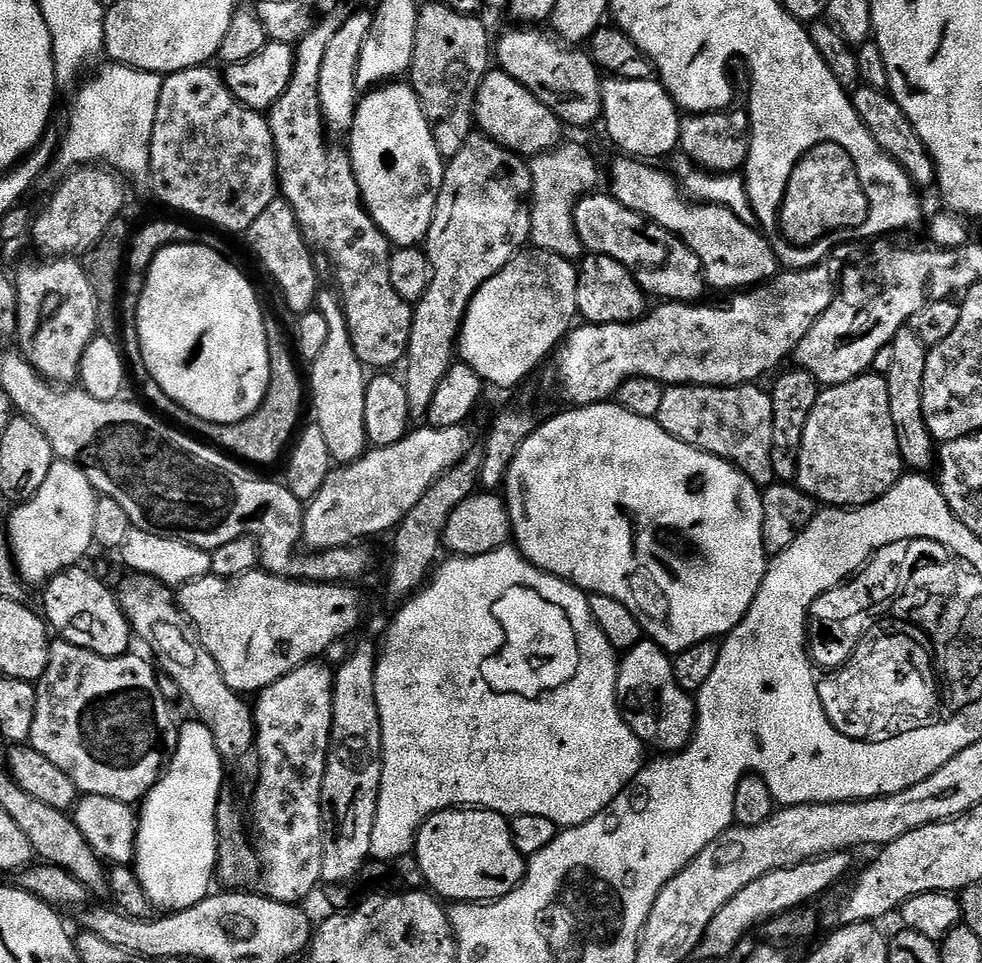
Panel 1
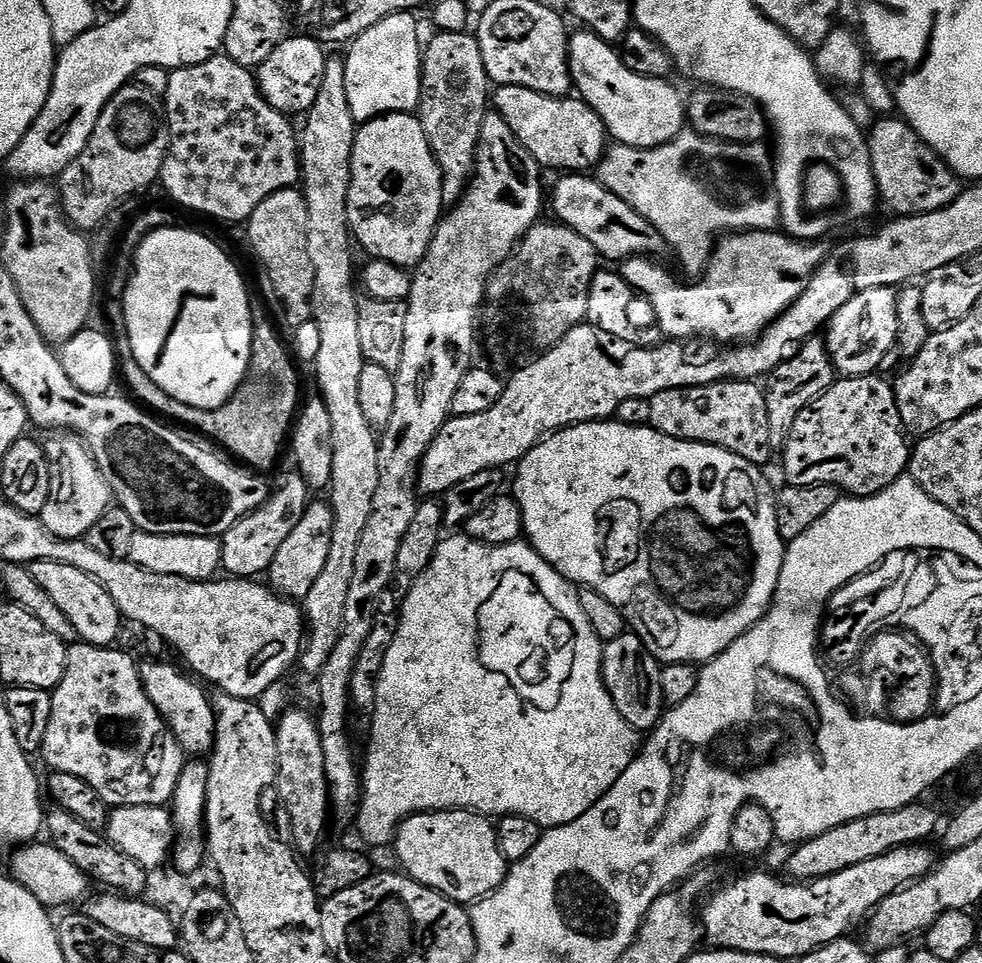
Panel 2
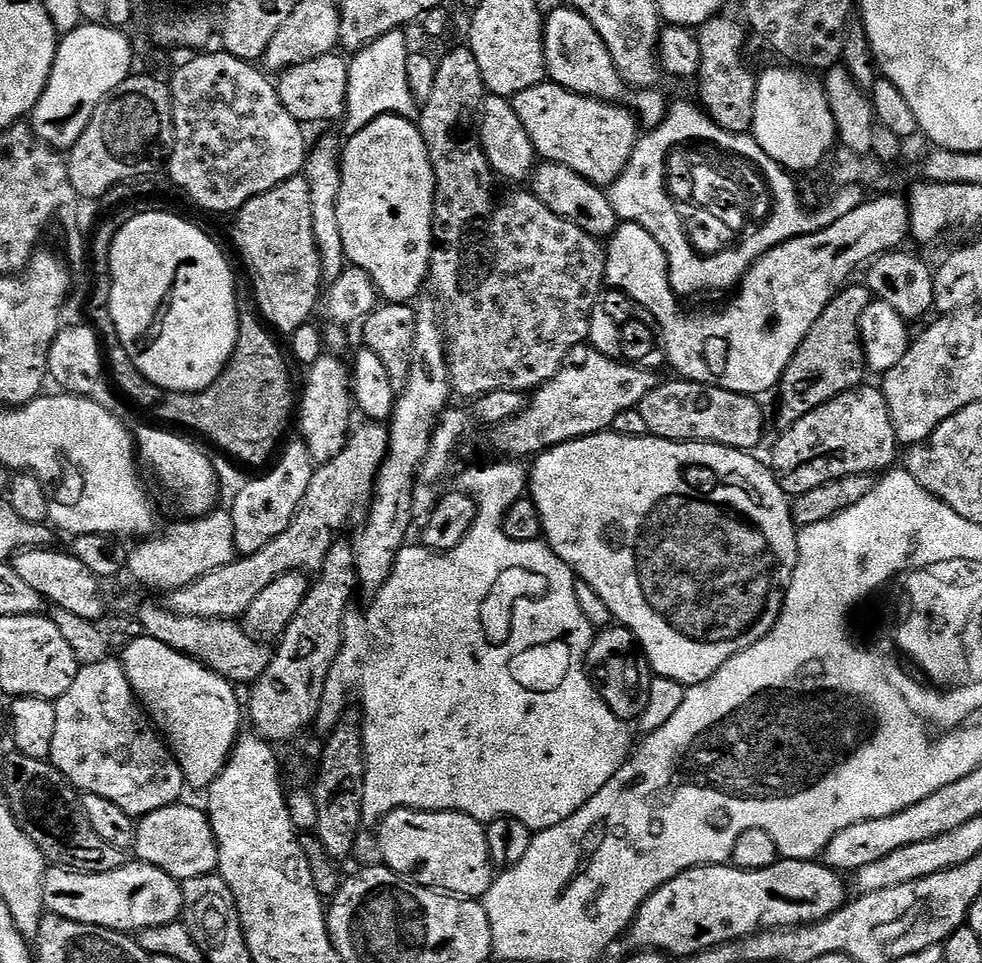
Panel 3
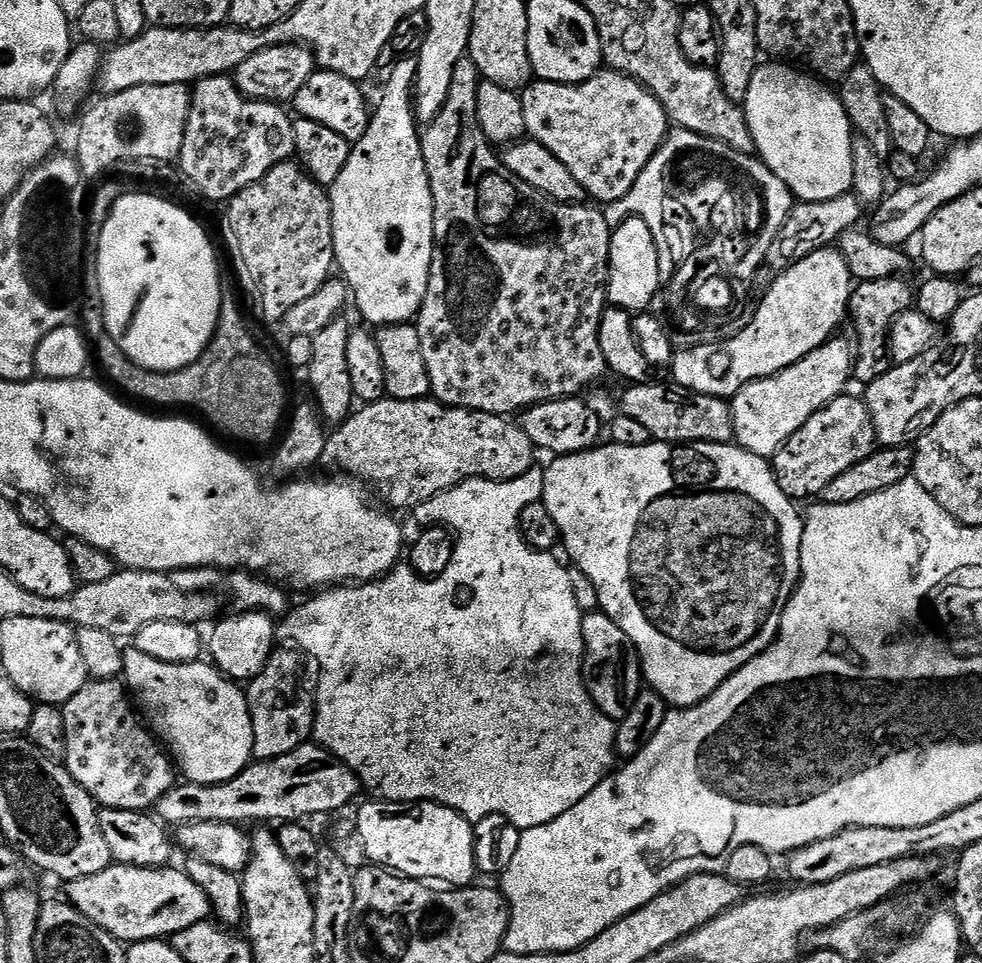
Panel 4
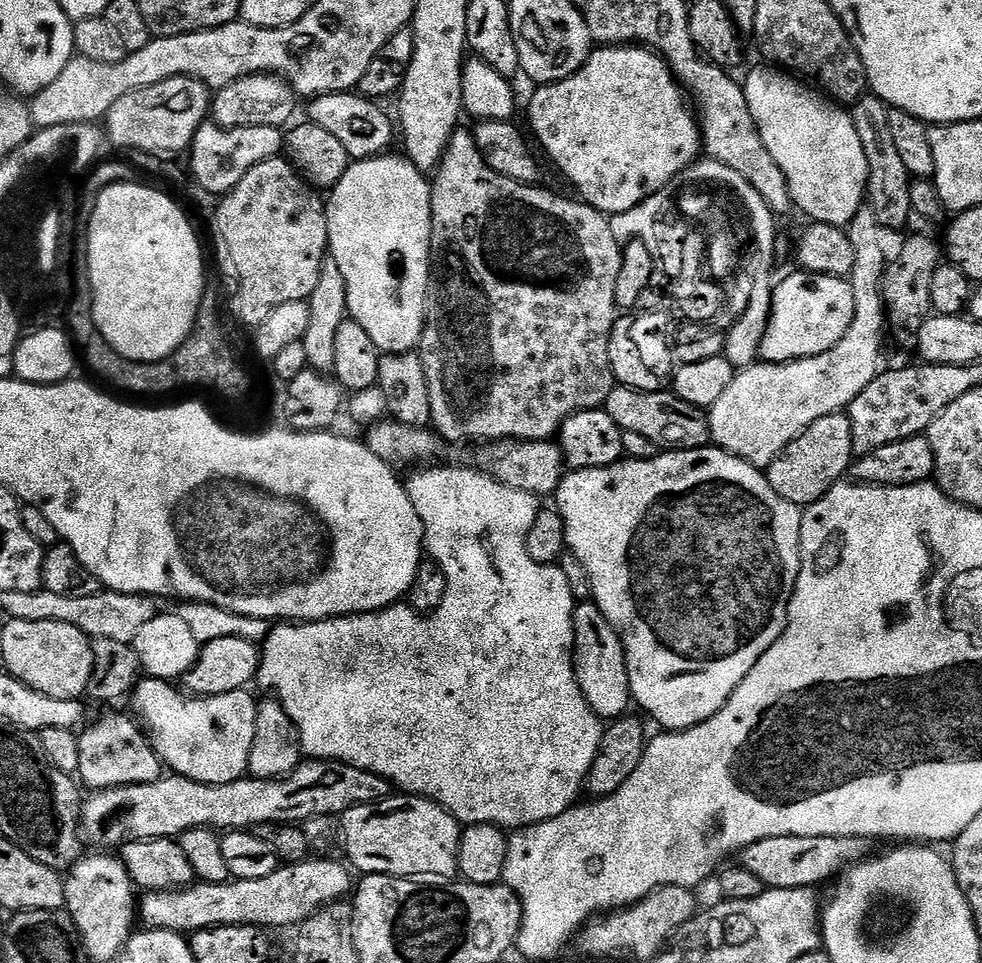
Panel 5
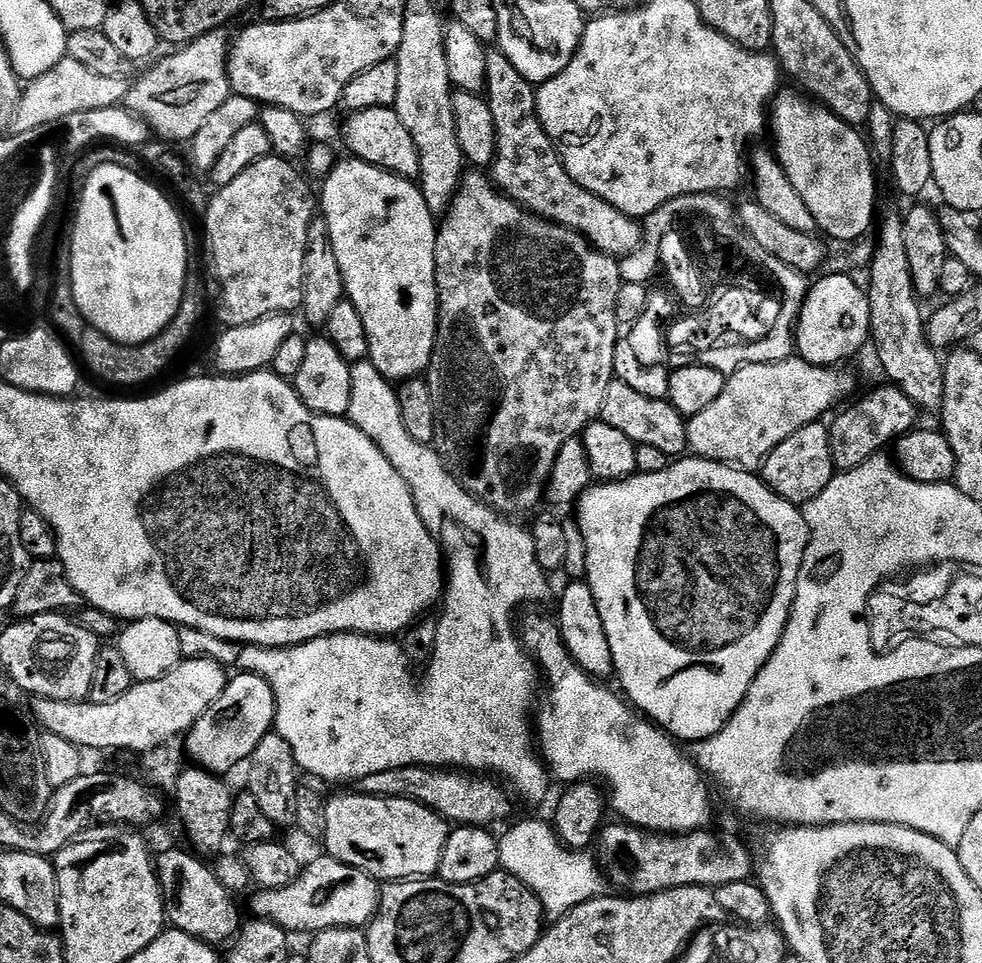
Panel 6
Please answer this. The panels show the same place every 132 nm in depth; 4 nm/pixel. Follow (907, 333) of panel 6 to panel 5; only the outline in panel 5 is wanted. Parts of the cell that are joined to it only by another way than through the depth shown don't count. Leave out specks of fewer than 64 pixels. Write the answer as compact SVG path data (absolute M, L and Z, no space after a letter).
M865 94L851 105L850 115L854 122L854 130L858 130L858 138L862 138L862 146L866 150L868 163L868 191L866 193L870 207L878 214L878 218L886 225L897 230L907 229L908 219L913 219L910 190L914 177L906 170L902 162L902 154L898 154L898 145L890 134L890 105L875 94Z

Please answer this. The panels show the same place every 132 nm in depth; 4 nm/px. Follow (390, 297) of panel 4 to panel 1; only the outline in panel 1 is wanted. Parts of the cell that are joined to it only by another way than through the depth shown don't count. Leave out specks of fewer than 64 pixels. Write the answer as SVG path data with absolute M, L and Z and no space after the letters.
M389 82L367 93L356 105L350 139L352 165L364 205L382 234L396 248L423 245L444 181L446 158L434 142L432 127L411 83Z

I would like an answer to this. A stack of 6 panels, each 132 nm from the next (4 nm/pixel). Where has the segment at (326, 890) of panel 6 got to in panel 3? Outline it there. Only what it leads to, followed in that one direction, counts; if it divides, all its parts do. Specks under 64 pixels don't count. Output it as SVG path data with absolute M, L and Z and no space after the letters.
M128 862L124 867L109 872L74 872L63 866L52 866L44 874L42 894L44 907L51 915L129 934L139 934L143 928L150 926L175 924L181 919L184 910L181 881L143 862Z

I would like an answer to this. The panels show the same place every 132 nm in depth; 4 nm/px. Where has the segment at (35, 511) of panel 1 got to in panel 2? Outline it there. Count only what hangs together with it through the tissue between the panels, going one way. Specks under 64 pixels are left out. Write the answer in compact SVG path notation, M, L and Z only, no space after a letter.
M56 434L52 441L47 441L48 465L50 466L50 498L46 506L41 510L39 518L58 538L67 540L79 540L84 538L87 532L98 521L104 511L110 505L110 493L108 483L103 474L98 470L94 458L88 453L88 446L83 439L76 434Z

